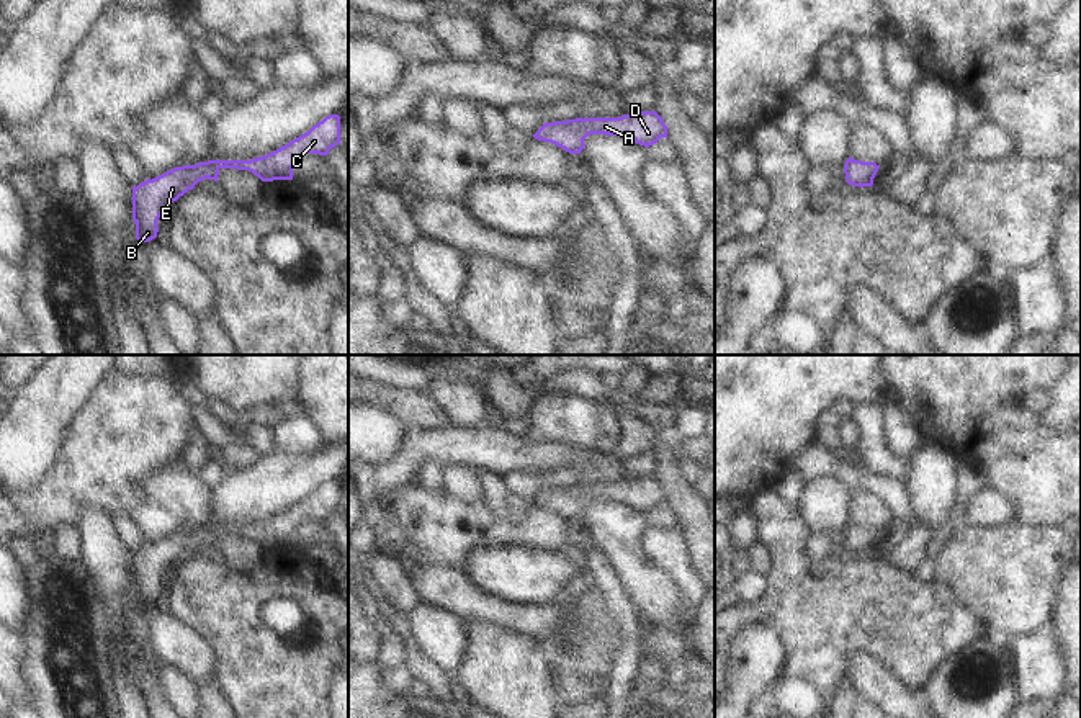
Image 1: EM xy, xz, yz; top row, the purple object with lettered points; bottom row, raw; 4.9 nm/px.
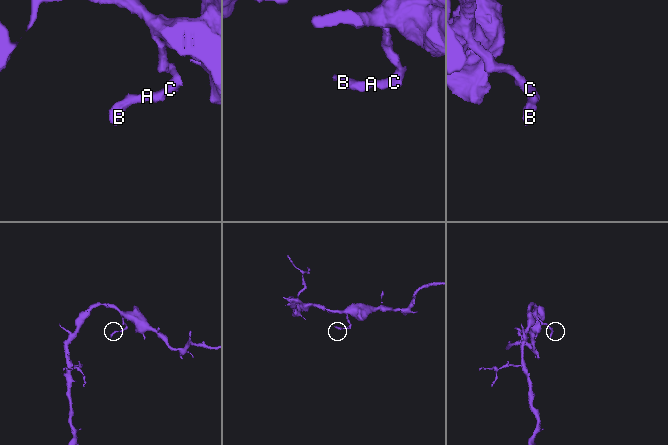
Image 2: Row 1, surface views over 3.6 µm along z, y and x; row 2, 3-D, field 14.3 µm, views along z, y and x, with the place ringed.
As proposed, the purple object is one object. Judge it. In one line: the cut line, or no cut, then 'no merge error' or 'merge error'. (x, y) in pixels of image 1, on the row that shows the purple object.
no cut; no merge error

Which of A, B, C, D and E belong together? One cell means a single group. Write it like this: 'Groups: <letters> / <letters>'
Groups: A B C D E.

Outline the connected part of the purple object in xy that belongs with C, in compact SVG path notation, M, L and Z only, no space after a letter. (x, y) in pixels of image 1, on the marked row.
M329 114L307 132L280 149L250 160L208 160L183 165L147 178L132 186L132 221L136 239L149 242L157 237L157 221L167 208L204 178L218 182L221 168L249 170L262 182L293 180L293 167L306 154L327 155L340 144L340 116Z

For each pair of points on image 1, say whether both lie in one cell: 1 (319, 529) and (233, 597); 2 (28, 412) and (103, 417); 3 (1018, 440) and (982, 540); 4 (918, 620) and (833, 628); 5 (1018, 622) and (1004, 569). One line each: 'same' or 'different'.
1: different
2: different
3: different
4: same
5: same

